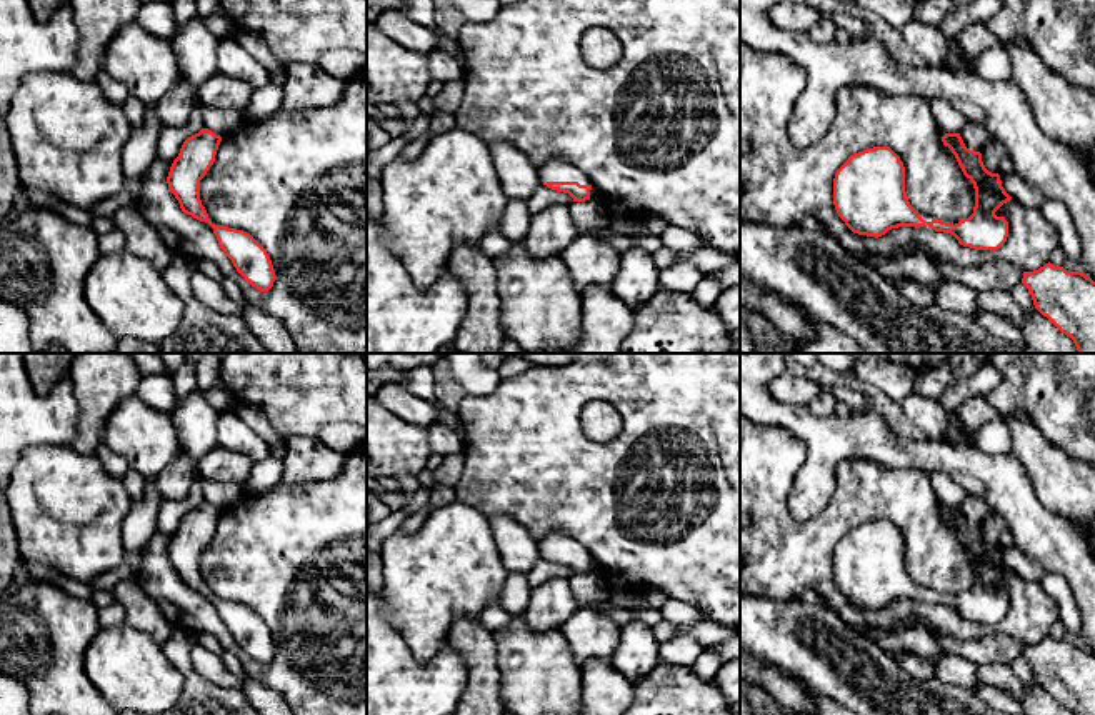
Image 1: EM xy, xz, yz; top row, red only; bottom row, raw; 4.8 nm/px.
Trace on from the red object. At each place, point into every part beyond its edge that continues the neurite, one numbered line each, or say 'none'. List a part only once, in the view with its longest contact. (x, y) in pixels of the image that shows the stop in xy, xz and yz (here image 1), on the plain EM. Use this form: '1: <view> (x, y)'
1: xz (555, 544)

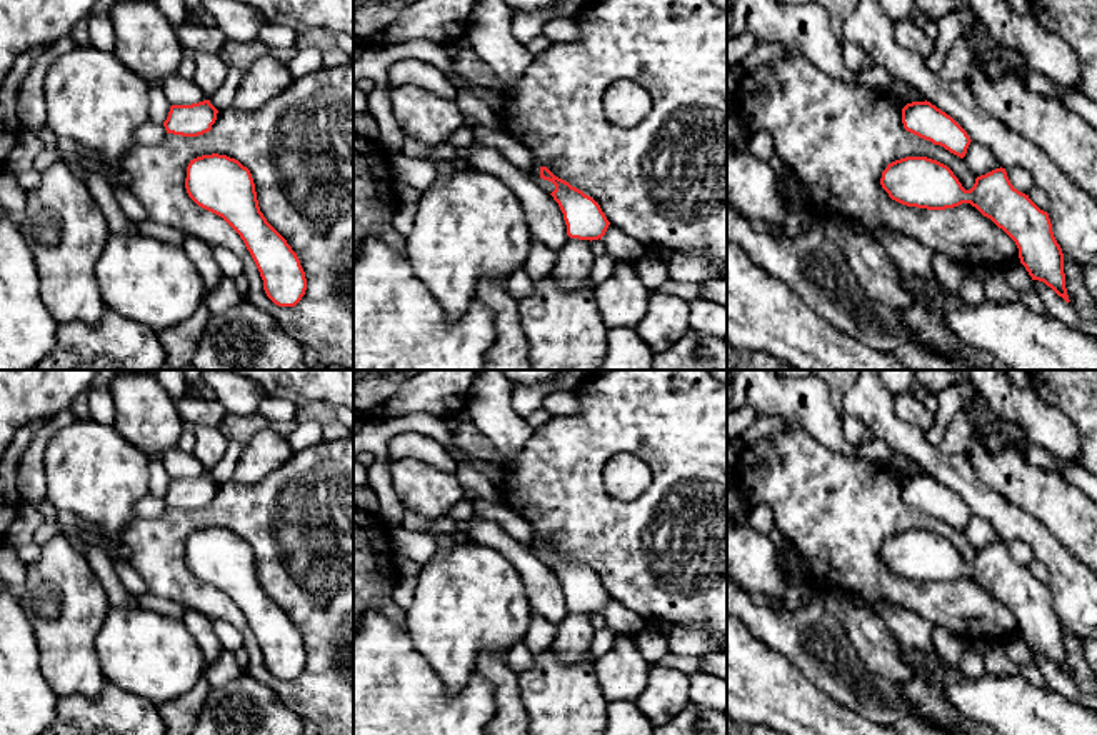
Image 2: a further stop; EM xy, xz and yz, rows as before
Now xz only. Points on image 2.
none

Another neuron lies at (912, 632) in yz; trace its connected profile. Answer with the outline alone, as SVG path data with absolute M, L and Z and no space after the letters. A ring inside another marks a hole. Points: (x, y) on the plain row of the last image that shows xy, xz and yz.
M877 600L870 605L884 625L895 635L900 647L919 652L934 650L932 625L927 620L892 602Z

